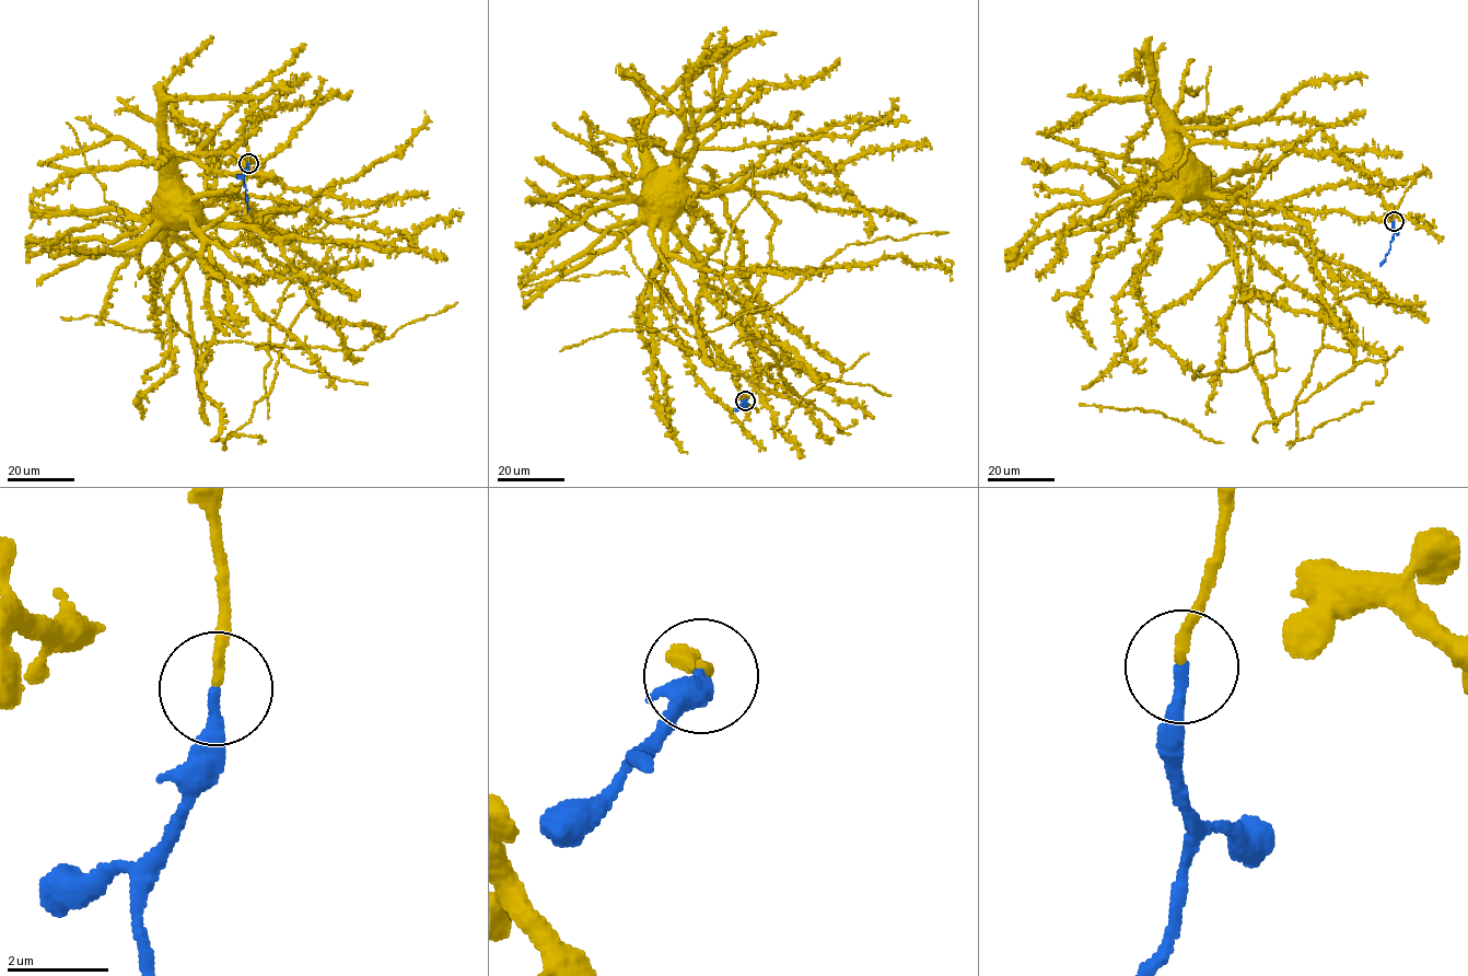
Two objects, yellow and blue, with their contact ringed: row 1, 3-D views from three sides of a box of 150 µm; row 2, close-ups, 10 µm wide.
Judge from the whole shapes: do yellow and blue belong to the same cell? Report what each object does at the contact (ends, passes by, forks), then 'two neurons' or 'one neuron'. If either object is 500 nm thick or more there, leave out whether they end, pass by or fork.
yellow ends; blue ends; one neuron

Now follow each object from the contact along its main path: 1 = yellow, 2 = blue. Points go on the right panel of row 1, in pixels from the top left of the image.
1: (1394, 221), (1396, 207), (1412, 179), (1377, 189), (1341, 182), (1271, 202), (1213, 196), (1177, 198), (1160, 176)
2: (1394, 221), (1390, 248), (1379, 266)

